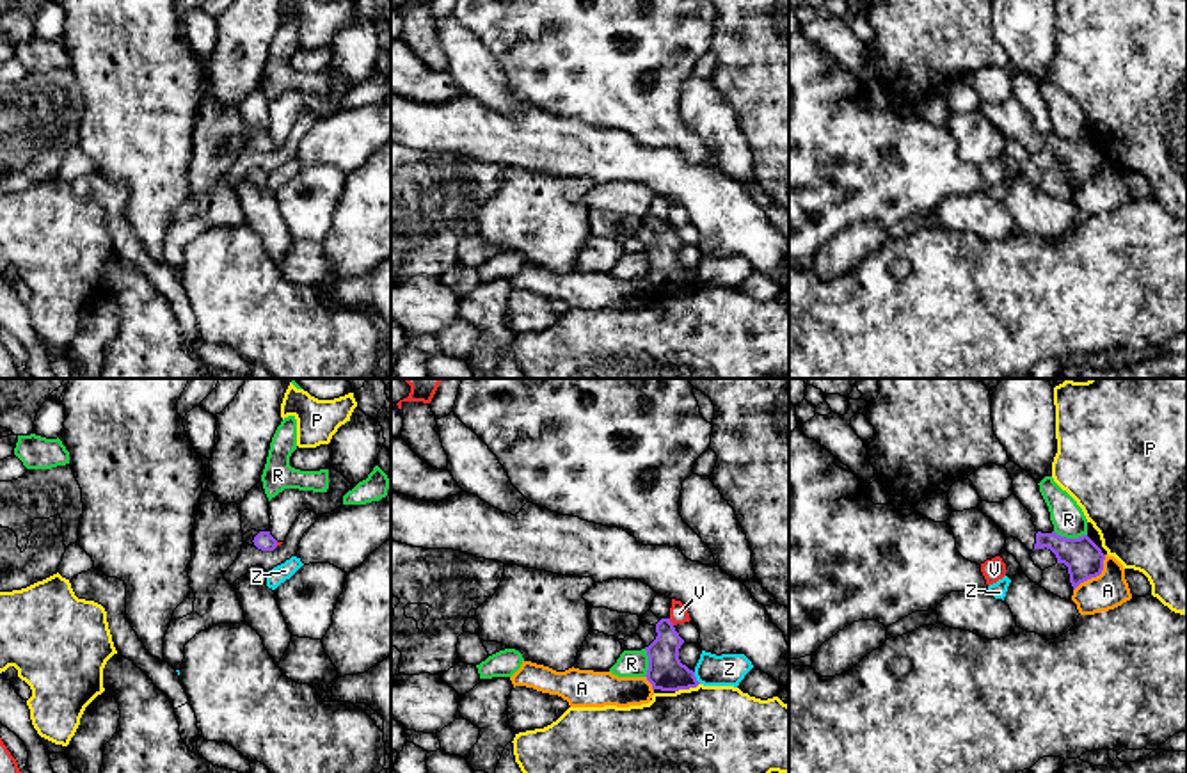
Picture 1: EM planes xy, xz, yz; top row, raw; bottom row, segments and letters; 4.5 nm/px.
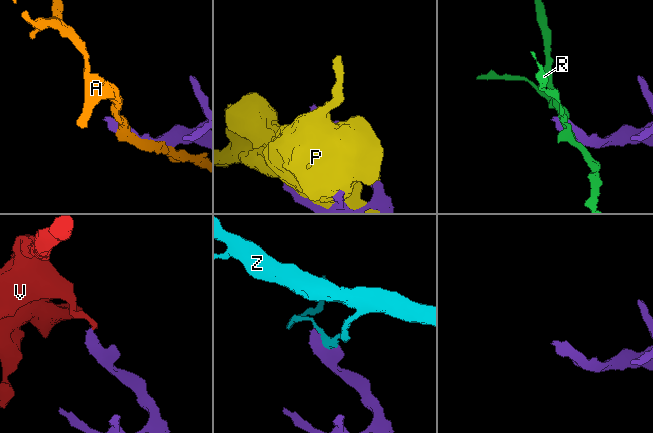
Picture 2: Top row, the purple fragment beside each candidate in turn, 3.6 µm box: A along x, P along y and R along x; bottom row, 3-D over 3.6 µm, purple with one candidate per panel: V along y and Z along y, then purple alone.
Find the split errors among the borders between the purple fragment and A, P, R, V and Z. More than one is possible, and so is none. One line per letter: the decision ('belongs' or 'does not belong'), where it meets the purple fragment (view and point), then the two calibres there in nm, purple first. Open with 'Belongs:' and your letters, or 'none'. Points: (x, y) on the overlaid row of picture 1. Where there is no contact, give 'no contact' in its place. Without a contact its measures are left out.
Belongs: none
A: does not belong; contact yz (1095, 576); calibres 170 and 160 nm
P: does not belong; contact xz (686, 688); calibres 160 and 400 nm
R: does not belong; contact yz (1070, 539); calibres 170 and 150 nm
V: does not belong; contact xz (670, 622); calibres 160 and 80 nm
Z: does not belong; contact xz (695, 677); calibres 160 and 140 nm

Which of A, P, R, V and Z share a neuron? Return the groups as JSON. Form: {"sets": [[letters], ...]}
{"sets": [["A"], ["P"], ["R"], ["V"], ["Z"]]}

